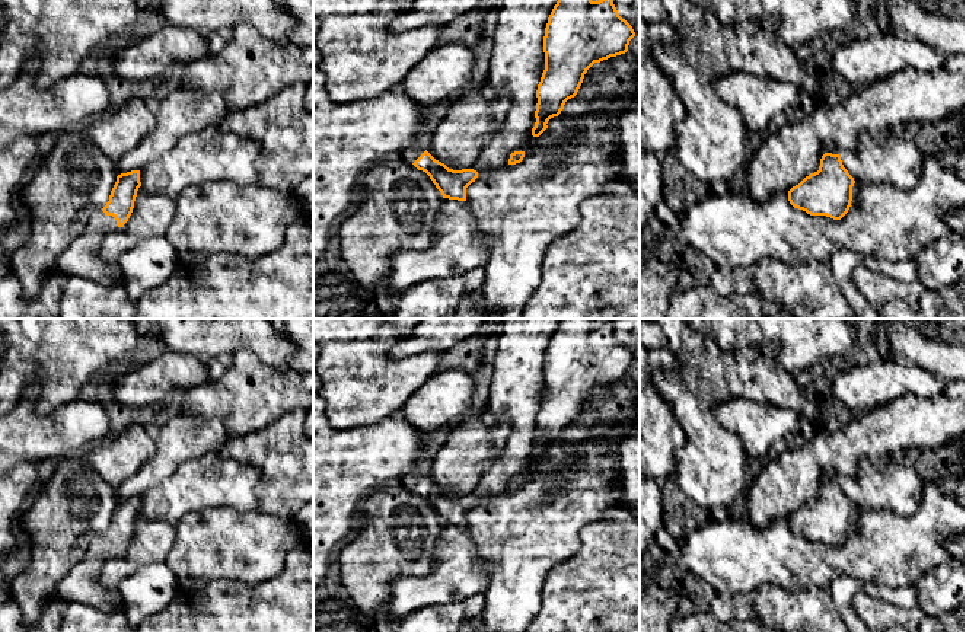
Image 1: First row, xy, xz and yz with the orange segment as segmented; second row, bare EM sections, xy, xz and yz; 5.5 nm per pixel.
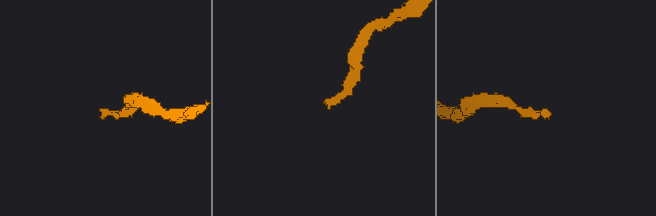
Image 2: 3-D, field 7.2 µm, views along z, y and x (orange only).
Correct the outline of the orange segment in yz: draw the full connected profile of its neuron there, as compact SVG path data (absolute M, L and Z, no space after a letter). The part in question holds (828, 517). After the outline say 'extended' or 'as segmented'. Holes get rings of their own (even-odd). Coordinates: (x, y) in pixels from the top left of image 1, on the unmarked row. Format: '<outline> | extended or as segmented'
M825 479L819 497L788 517L794 534L810 542L841 546L849 536L855 507L844 494L841 482Z | as segmented

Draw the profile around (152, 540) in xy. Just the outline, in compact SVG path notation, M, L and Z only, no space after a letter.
M140 513L128 548L103 564L98 582L108 590L115 590L121 581L143 566L165 562L175 539L176 527L173 524L147 520Z

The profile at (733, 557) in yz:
M925 479L916 513L902 517L890 510L857 508L852 527L841 546L810 542L794 534L788 518L775 518L763 529L746 520L729 518L688 533L673 550L673 568L707 581L717 594L749 594L766 584L788 590L829 588L839 575L852 575L877 587L899 588L915 584L930 568L951 559L946 540L966 532L966 505Z

